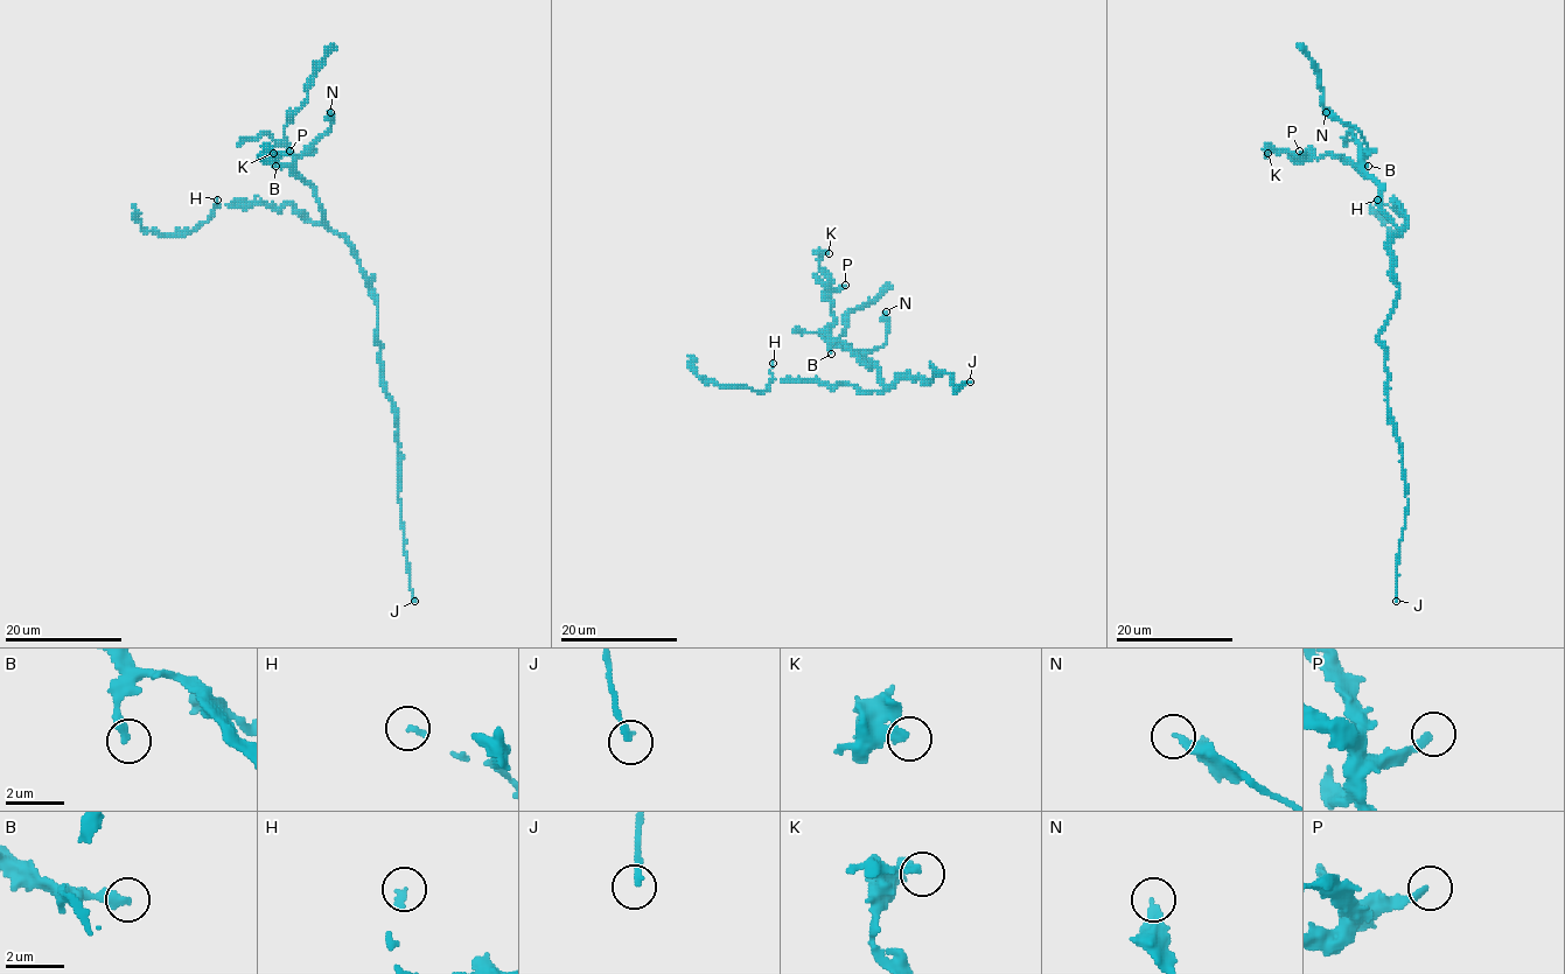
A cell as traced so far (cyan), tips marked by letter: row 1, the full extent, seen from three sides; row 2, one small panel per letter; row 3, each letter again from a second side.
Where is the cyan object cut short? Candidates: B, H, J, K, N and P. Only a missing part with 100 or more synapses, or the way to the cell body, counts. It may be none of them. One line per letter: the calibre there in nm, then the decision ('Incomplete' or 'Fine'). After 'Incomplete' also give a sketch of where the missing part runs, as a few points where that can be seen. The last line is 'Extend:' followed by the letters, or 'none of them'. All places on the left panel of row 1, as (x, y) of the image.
B: Thickness 340 nm. Fine
H: Thickness 190 nm. Fine
J: Thickness 200 nm. Fine
K: Thickness 280 nm. Fine
N: Thickness 280 nm. Fine
P: Thickness 240 nm. Fine
Extend: none of them

